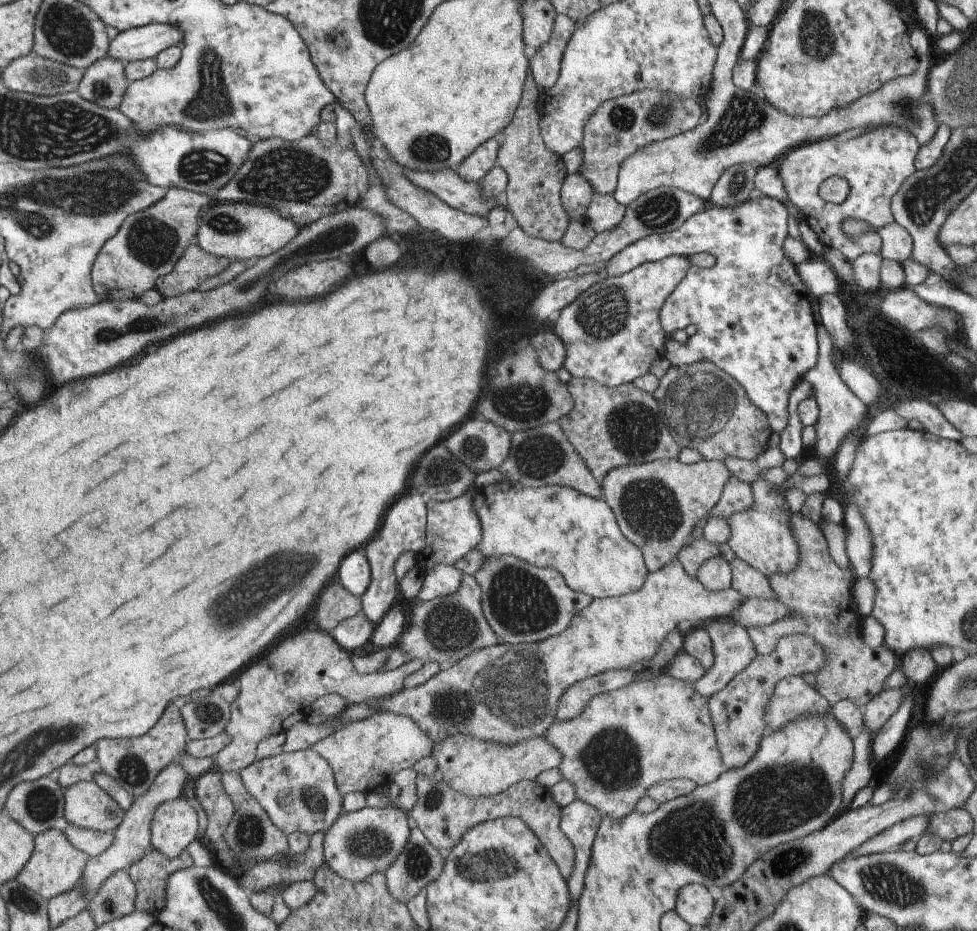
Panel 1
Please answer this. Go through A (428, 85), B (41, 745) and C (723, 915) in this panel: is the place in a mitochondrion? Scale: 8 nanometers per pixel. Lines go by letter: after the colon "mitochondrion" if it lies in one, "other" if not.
A: other
B: mitochondrion
C: other

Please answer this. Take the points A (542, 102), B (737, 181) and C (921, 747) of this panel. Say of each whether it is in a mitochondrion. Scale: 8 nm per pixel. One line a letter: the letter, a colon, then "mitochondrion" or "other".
A: other
B: mitochondrion
C: mitochondrion

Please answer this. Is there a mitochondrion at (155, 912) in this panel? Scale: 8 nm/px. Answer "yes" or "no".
no

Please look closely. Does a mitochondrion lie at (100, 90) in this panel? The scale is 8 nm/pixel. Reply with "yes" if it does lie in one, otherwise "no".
yes

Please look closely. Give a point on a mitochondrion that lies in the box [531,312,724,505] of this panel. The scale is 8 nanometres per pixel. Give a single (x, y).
(636, 429)

